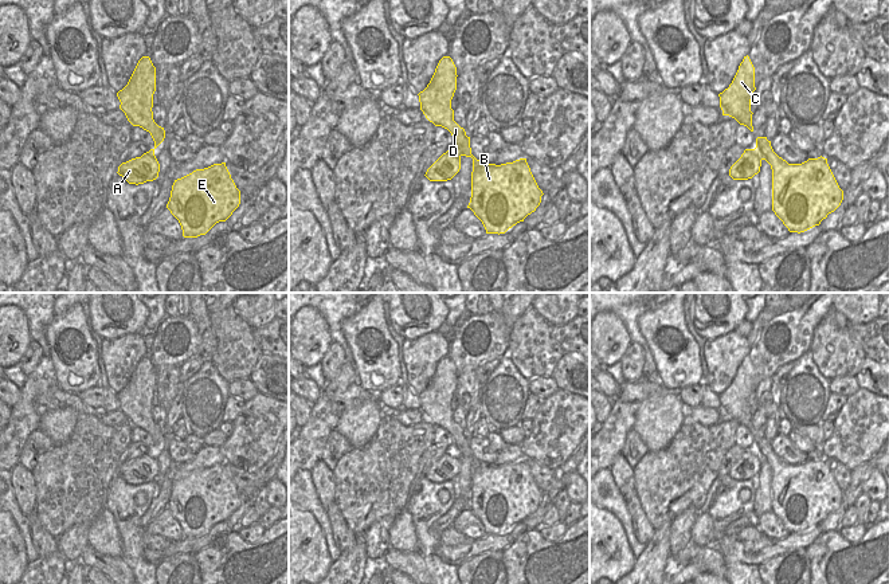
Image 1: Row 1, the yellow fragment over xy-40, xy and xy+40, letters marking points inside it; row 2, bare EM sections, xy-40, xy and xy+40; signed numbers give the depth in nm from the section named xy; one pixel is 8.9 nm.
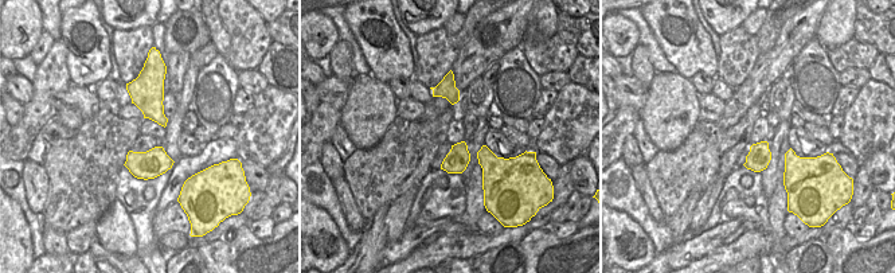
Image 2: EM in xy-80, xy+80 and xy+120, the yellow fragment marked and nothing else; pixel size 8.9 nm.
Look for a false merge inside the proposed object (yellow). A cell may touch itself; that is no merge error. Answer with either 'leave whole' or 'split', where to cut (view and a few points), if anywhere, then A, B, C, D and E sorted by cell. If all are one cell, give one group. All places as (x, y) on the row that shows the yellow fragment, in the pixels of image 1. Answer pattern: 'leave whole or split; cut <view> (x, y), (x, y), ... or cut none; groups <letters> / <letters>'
leave whole; cut none; groups A B C D E

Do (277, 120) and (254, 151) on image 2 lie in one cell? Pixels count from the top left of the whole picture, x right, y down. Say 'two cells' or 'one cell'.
one cell

